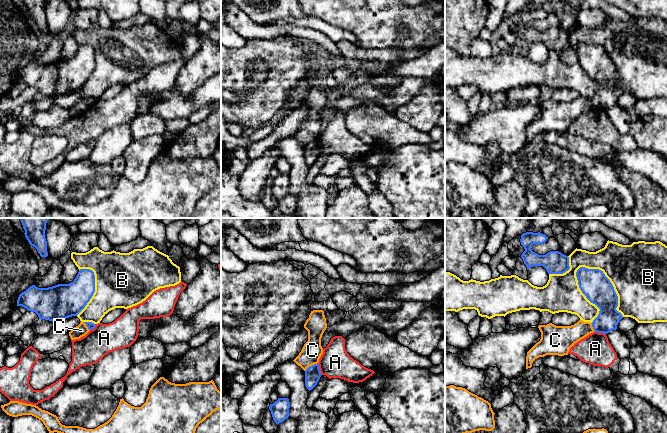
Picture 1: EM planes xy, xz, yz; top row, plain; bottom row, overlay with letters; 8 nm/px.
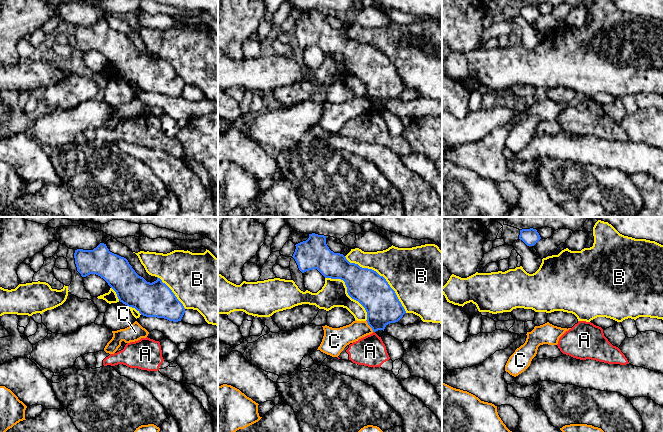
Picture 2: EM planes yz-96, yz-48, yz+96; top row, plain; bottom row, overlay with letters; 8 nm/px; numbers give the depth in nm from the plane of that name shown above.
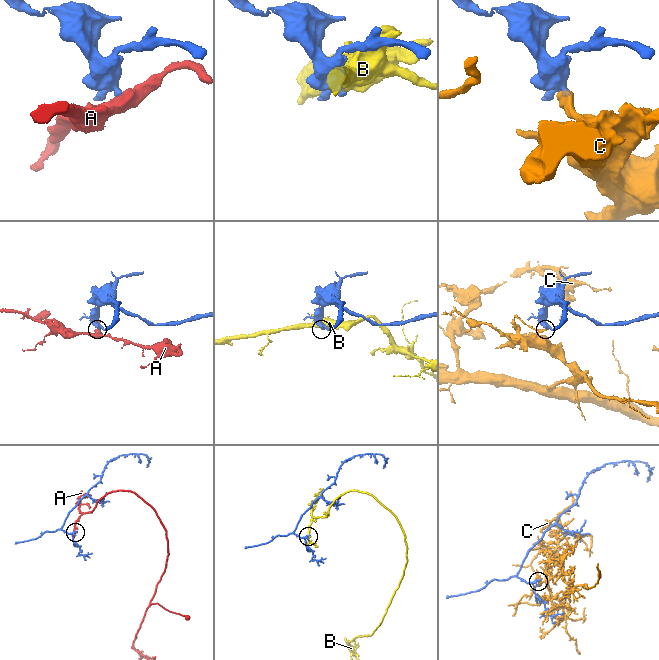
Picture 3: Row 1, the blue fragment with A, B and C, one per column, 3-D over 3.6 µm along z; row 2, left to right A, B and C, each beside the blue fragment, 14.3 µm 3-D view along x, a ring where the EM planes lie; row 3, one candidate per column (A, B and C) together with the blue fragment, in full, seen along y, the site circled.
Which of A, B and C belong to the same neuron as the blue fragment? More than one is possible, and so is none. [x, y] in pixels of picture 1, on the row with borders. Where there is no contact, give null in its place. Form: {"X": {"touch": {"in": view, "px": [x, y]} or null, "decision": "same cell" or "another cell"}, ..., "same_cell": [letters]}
{"A": {"touch": {"in": "xz", "px": [319, 369]}, "decision": "another cell"}, "B": {"touch": {"in": "yz", "px": [611, 283]}, "decision": "another cell"}, "C": {"touch": {"in": "xz", "px": [310, 366]}, "decision": "another cell"}, "same_cell": []}

